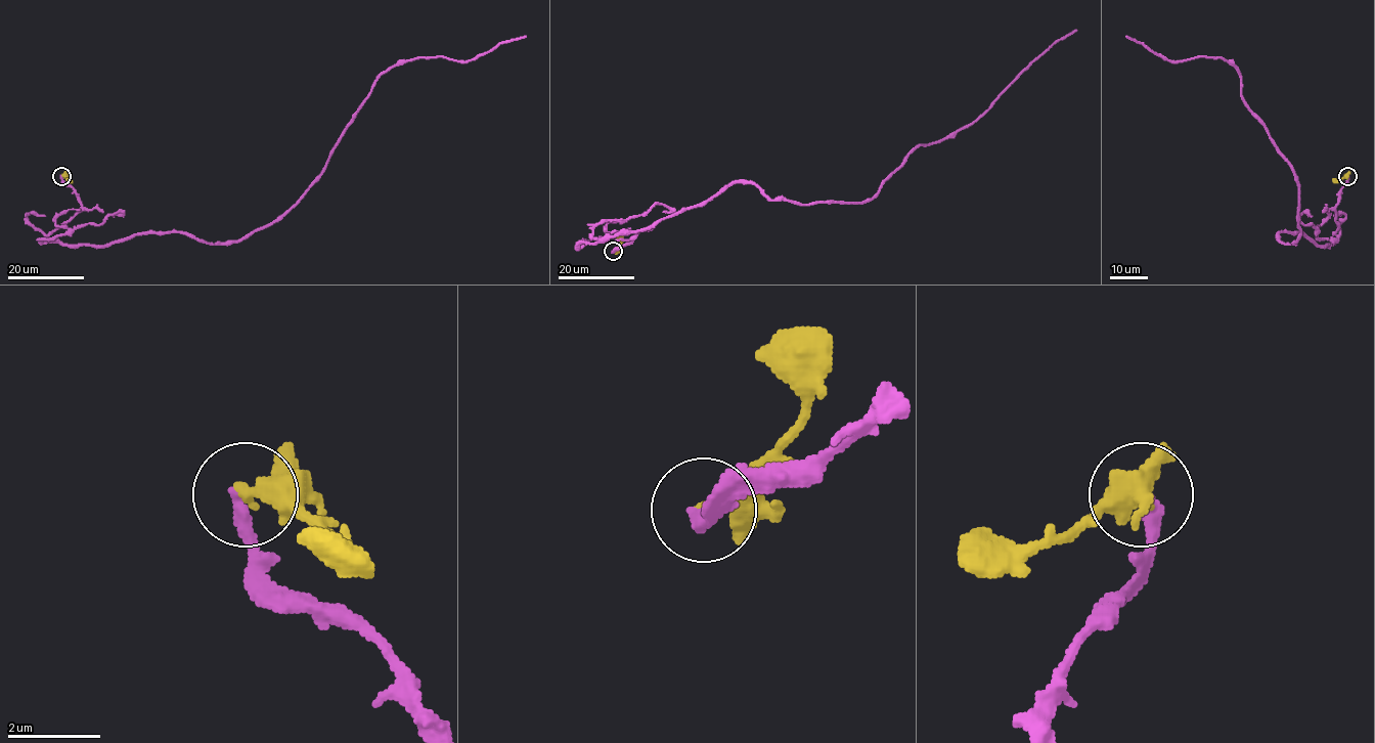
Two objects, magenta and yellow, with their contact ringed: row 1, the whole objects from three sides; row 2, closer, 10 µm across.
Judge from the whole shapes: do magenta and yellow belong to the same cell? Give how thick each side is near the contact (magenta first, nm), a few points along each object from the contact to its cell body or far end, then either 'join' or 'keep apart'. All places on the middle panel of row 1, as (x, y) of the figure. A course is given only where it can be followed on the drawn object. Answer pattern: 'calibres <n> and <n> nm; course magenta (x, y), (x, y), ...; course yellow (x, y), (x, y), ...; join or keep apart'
calibres 300 and 440 nm; course magenta (612, 251), (632, 239), (597, 241), (736, 182), (802, 204), (869, 202), (916, 147), (972, 124), (1076, 30); course yellow (612, 251), (623, 236); keep apart

